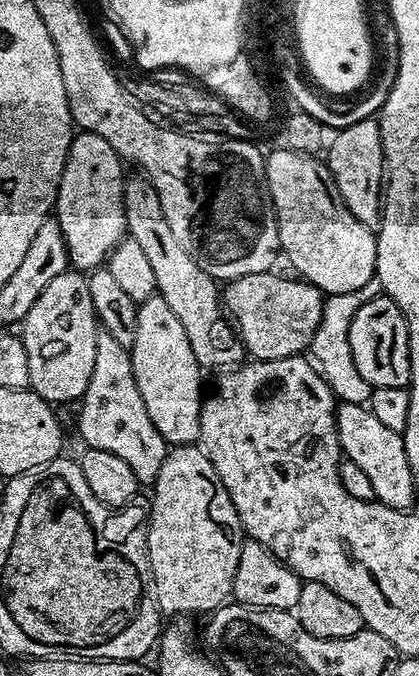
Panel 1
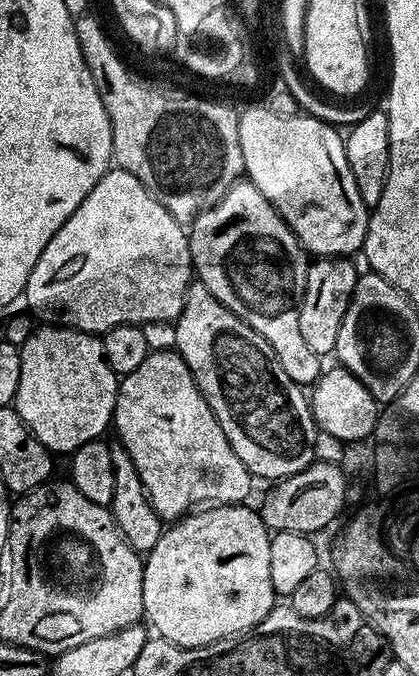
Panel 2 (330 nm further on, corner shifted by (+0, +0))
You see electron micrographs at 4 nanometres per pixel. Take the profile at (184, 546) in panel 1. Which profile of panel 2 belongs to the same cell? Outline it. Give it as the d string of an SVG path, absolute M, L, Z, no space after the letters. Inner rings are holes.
M247 503L216 504L193 510L165 527L158 538L158 546L143 557L144 616L154 632L156 627L155 635L159 639L168 640L177 648L201 648L219 640L243 636L277 607L274 582L270 582L270 530L259 511L248 507Z

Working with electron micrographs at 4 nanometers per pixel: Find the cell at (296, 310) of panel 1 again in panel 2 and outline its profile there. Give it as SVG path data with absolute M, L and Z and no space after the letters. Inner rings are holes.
M320 258L308 265L304 297L300 303L300 329L310 350L321 358L331 357L336 350L338 330L342 330L342 318L346 318L358 279L358 271L352 263L348 258Z

